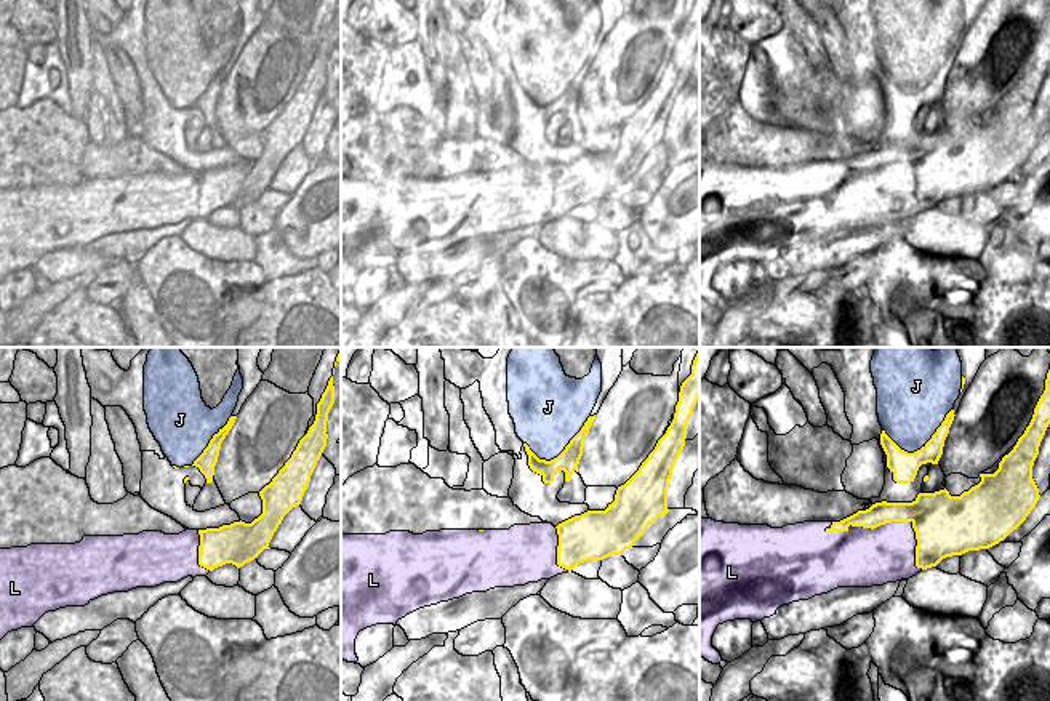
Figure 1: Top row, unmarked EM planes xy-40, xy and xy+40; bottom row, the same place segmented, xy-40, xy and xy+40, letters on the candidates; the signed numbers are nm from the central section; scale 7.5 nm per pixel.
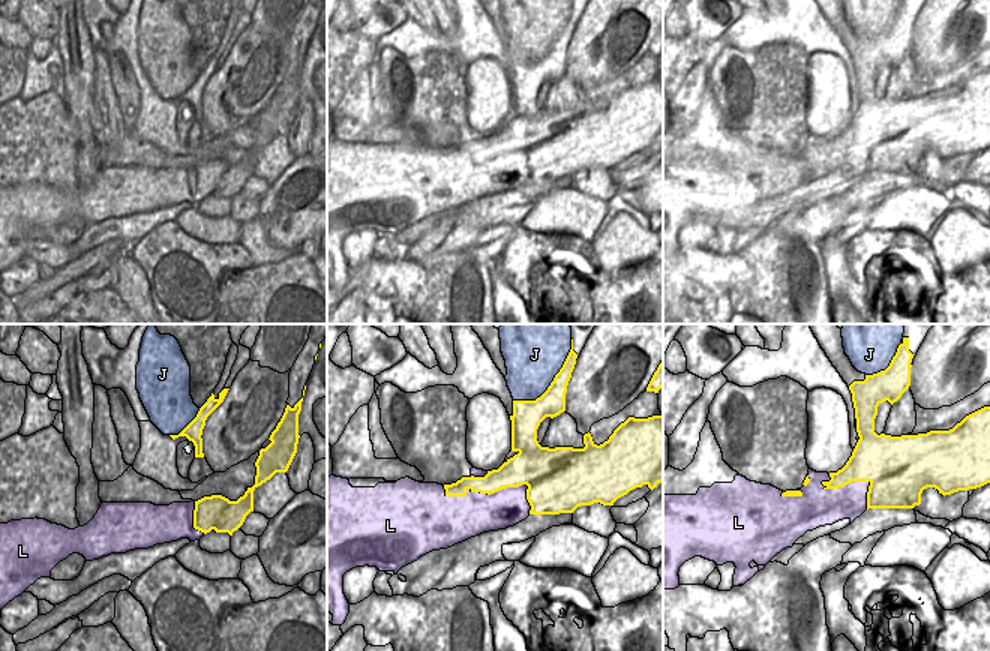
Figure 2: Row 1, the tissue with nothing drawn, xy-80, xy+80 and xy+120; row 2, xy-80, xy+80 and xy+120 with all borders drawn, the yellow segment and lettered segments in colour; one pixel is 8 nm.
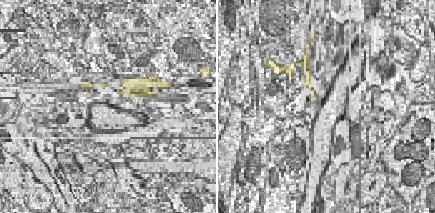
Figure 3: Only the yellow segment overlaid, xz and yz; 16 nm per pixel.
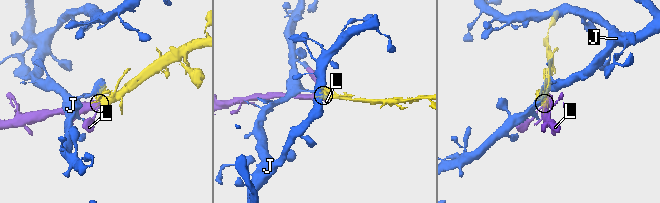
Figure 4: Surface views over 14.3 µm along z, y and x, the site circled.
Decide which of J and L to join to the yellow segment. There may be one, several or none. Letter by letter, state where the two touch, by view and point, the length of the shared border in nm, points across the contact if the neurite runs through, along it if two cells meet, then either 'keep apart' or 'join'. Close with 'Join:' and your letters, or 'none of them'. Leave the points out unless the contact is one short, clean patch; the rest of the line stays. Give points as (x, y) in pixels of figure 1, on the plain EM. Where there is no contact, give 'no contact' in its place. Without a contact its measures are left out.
J: meets yellow in xy+40 at (922, 88); contact 550 nm long; keep apart
L: meets yellow in xy+40 at (892, 162); contact 800 nm long; join
Join: L

